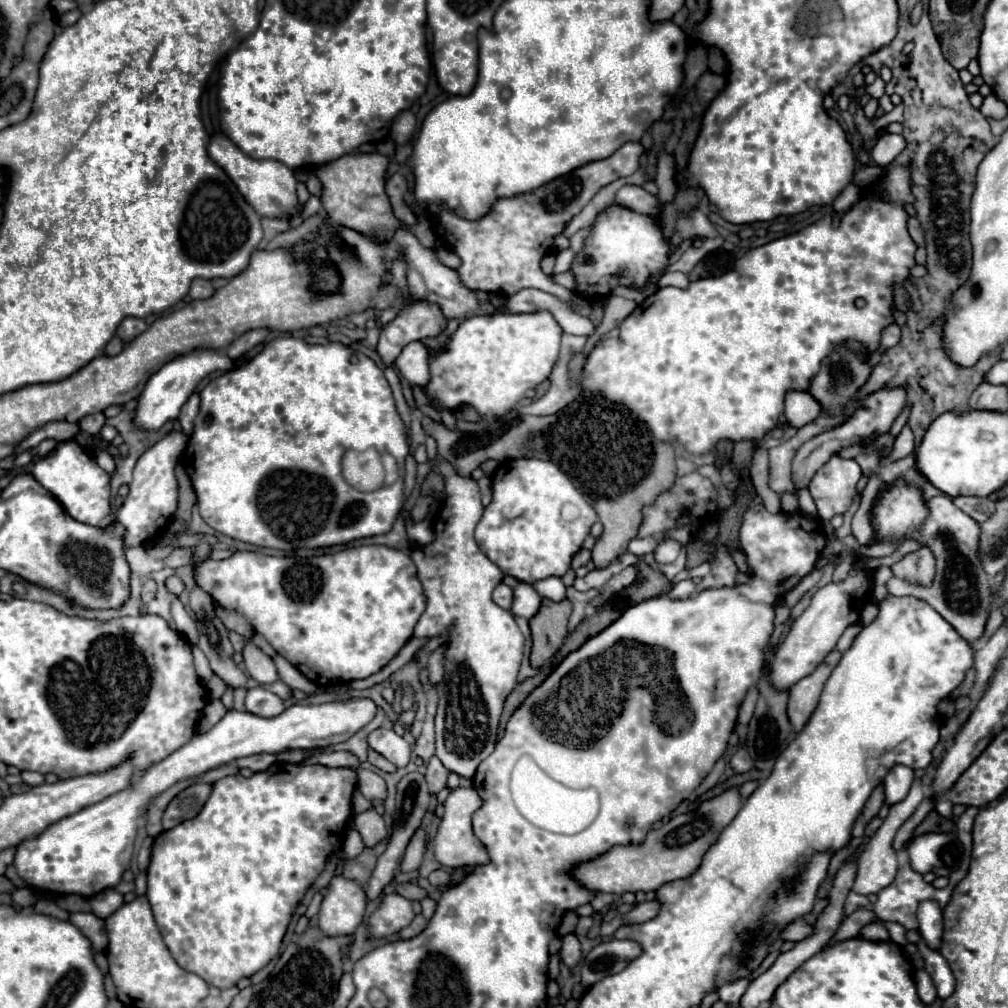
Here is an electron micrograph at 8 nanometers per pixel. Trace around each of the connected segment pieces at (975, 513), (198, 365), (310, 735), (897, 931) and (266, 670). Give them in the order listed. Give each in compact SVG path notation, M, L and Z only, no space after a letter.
M957 496L953 498L955 506L961 508L965 514L969 514L975 522L983 524L985 520L989 520L989 516L993 516L995 508L997 508L997 502L987 498L987 496Z
M195 350L191 354L177 356L175 360L167 362L159 372L155 372L149 378L149 382L145 384L145 390L141 392L141 396L137 400L133 426L141 428L143 432L159 432L165 422L169 422L169 420L173 420L173 418L179 416L181 406L187 402L187 398L191 396L191 392L195 390L195 386L207 374L211 374L215 370L227 372L227 370L233 370L233 368L235 368L233 360L229 360L223 350Z
M371 700L327 702L319 706L295 704L275 718L261 718L249 712L227 712L207 734L195 734L189 744L165 760L151 766L129 788L89 806L81 812L67 816L51 824L41 836L25 840L17 846L13 866L19 876L37 888L45 888L59 894L93 896L105 888L119 884L123 872L129 868L133 856L133 842L137 836L137 820L145 814L145 804L177 784L177 780L197 778L209 768L221 764L233 764L237 758L255 754L279 754L285 750L313 750L329 744L349 740L359 728L363 728L375 716L377 706Z
M885 922L889 934L891 934L891 940L899 946L907 946L907 936L905 936L905 928L901 924L895 924L895 922Z
M245 638L243 662L245 662L247 674L251 678L255 678L257 682L271 684L271 682L279 680L279 674L277 674L277 668L273 664L273 660L265 652L261 652L261 648L257 648L251 638Z

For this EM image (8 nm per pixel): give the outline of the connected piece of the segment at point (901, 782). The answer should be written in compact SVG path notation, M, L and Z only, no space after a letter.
M893 766L889 770L889 774L885 776L883 780L883 788L885 788L885 802L889 806L901 802L907 794L909 794L909 788L915 780L915 772L907 766Z

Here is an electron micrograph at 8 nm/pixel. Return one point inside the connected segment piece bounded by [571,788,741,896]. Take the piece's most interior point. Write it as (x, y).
(674, 851)

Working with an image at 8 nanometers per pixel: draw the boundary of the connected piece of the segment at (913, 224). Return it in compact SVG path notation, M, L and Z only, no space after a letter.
M909 216L909 220L907 220L907 230L909 230L911 238L913 238L919 246L925 244L925 240L923 240L923 232L921 232L921 226L919 226L919 222L917 222L913 216Z

